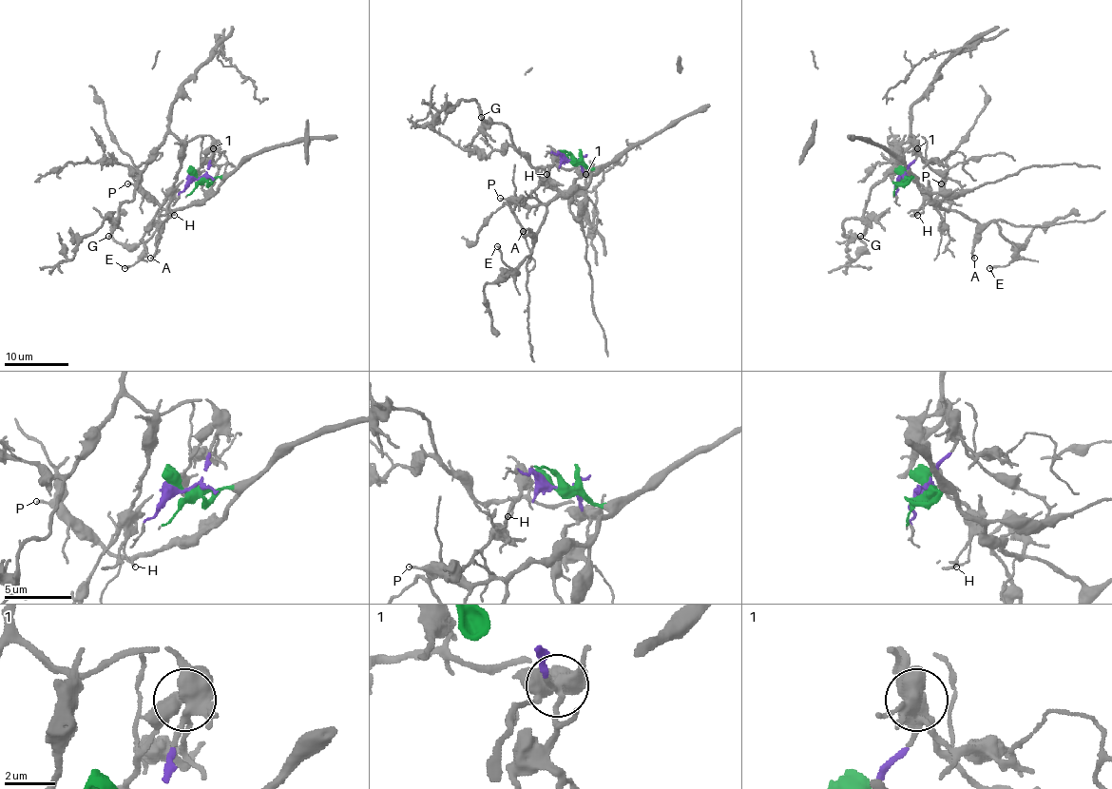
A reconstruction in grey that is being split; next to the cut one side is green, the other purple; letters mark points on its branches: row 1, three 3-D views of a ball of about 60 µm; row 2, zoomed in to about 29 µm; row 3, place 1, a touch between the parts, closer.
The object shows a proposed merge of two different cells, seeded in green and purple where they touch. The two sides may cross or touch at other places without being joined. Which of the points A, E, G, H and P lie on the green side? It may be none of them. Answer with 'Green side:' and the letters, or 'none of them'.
Green side: A, E, P

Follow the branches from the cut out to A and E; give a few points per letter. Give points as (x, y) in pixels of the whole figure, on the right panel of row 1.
A: (904, 177), (910, 177), (941, 207), (962, 212), (977, 224), (974, 258)
E: (904, 177), (910, 177), (941, 207), (981, 224), (993, 221), (1014, 247), (1014, 258), (1005, 266), (988, 267)

